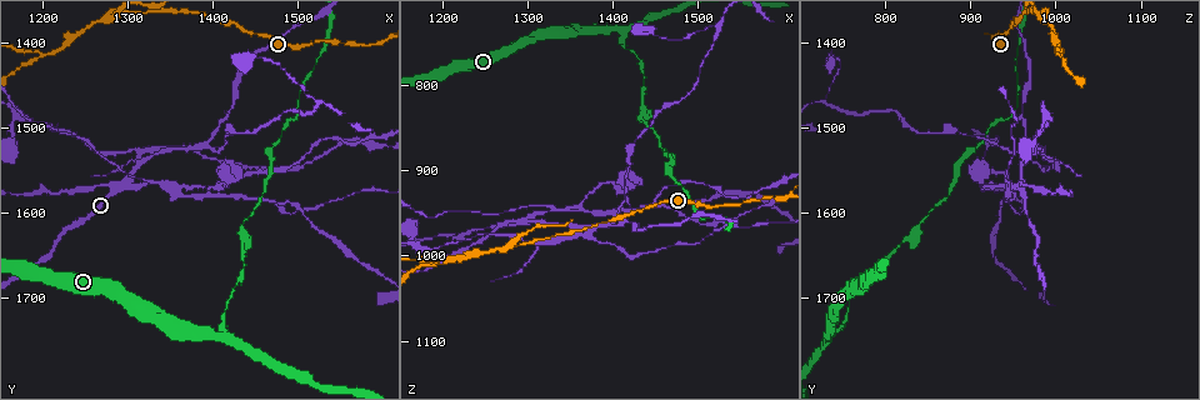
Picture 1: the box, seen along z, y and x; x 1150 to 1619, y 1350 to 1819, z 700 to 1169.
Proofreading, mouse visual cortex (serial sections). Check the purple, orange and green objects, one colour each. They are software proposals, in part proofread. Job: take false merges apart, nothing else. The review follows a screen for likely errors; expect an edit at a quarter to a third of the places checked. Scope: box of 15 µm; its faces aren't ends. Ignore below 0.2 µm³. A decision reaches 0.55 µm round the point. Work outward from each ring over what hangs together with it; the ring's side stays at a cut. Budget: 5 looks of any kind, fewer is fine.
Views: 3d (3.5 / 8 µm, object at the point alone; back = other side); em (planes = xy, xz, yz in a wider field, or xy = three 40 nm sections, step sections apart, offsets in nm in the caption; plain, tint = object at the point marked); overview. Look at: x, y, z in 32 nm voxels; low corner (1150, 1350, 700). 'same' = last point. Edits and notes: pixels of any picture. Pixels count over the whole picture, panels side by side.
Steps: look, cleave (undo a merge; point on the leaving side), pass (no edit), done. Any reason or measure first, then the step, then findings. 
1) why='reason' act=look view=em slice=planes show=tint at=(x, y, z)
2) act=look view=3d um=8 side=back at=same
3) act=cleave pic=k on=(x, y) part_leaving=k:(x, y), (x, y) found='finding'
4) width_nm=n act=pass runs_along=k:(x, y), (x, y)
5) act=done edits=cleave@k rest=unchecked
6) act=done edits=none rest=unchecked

why='abrupt turn' act=look view=em slice=xy step=5 show=tint at=(1295, 1570, 960)

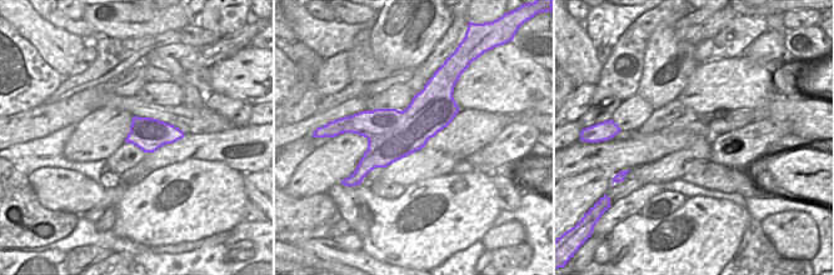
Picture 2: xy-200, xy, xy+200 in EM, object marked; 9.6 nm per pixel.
why='wider look' act=look view=3d um=3.5 side=back at=same

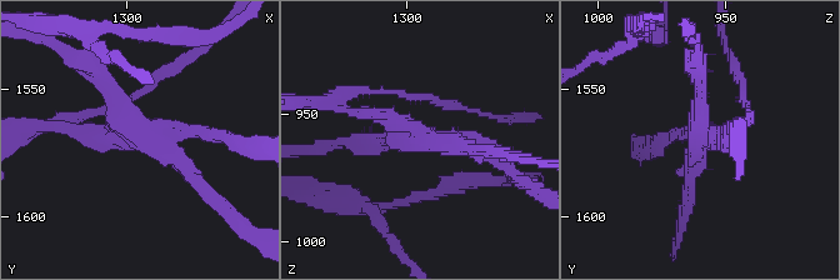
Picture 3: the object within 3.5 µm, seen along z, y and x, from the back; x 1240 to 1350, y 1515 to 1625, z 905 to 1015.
arm_widths_nm=150,150,200,200 act=cleave pic=3 on=(100, 111) found='two cells meet here'

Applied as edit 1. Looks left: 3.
act=look view=overview

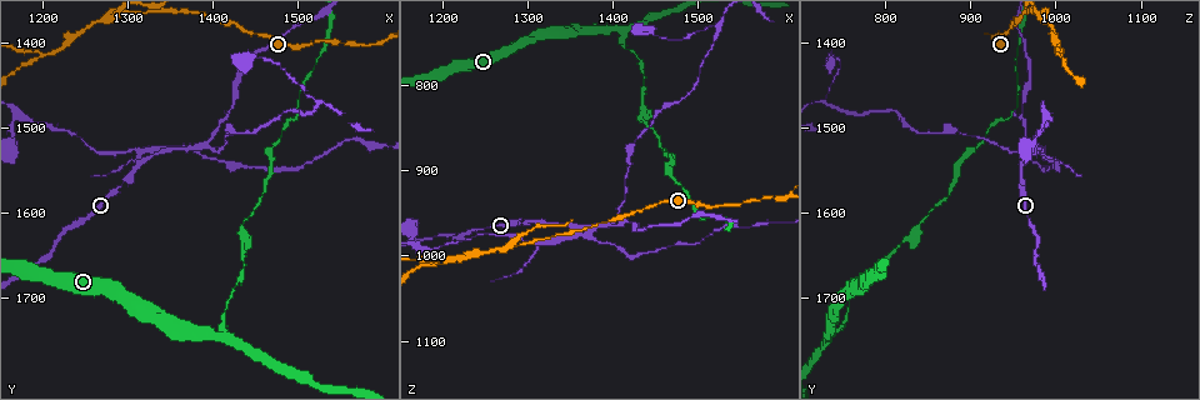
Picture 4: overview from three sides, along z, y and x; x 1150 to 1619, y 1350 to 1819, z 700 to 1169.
why='looks like a crossing' act=look view=3d um=3.5 at=(1370, 1525, 970)

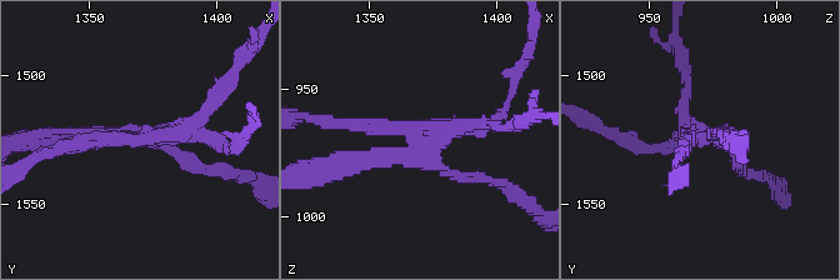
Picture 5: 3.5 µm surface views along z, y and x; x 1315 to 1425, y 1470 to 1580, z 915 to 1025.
why='need the tissue' act=look view=em slice=xy step=2 show=tint at=(1366, 1524, 967)

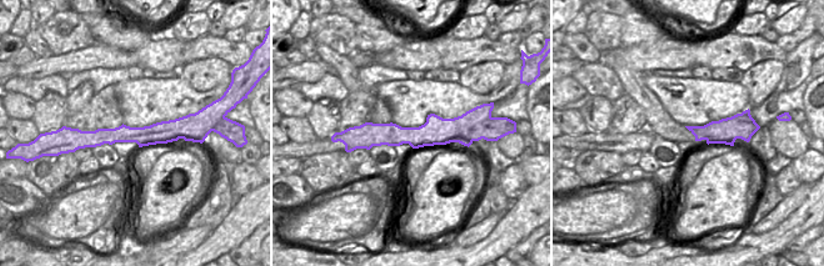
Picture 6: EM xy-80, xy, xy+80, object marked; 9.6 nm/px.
arm_widths_nm=150,200,200,250 act=cleave pic=5 on=(176, 154) border=6:(474, 125), (437, 136) found='two cells meet here'

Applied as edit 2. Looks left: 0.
act=done edits=cleave@3,cleave@5 rest=unchecked

